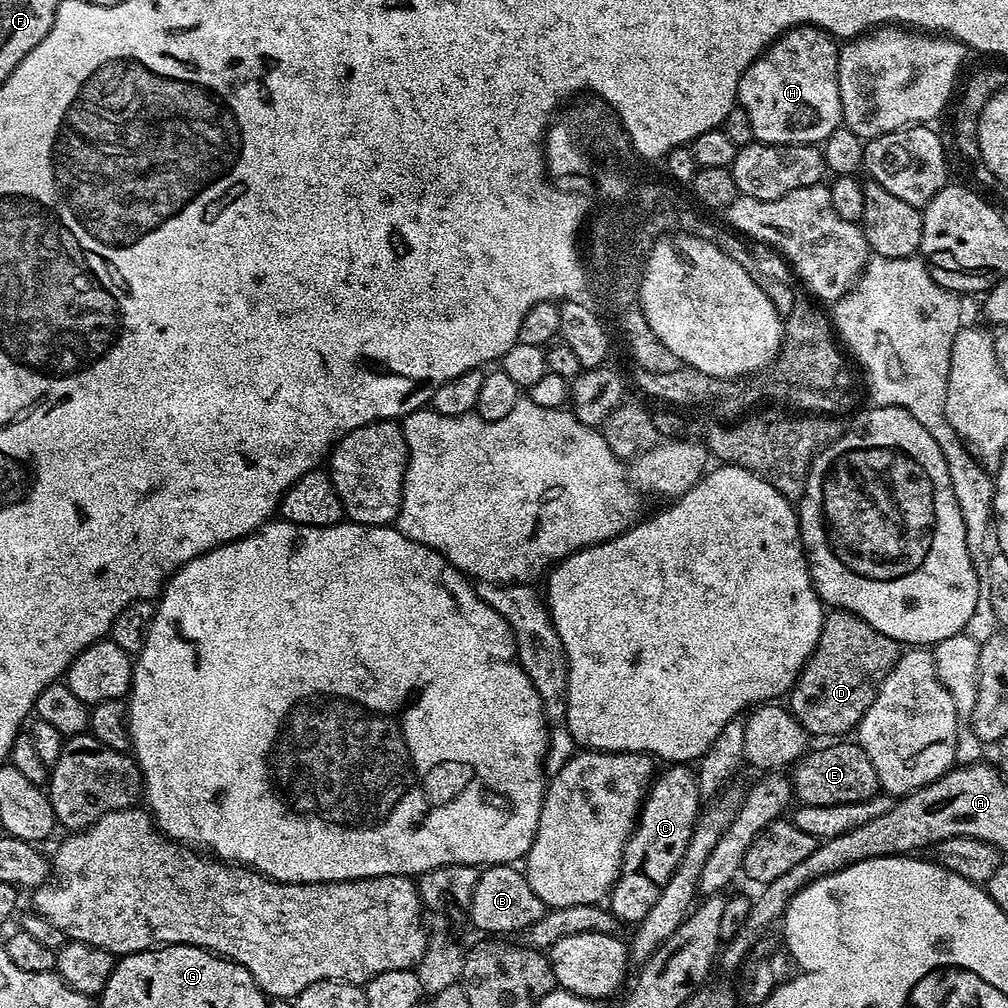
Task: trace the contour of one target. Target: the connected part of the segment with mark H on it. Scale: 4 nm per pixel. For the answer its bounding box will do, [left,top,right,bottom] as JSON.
[738,26,842,145]

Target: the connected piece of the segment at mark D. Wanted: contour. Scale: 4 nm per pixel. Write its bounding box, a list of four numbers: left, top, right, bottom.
[786,610,902,738]

